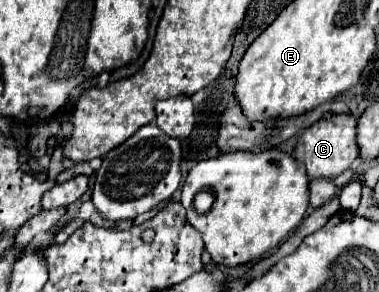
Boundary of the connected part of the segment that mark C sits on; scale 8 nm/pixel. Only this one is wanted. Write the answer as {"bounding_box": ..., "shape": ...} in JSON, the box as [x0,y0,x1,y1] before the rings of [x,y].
{"bounding_box":[294,113,360,179],"shape":[[[338,113],[332,119],[320,119],[314,125],[310,125],[296,143],[294,157],[306,165],[308,177],[318,179],[318,177],[338,177],[342,171],[350,169],[352,163],[358,159],[360,147],[356,147],[356,117],[350,113]]]}

